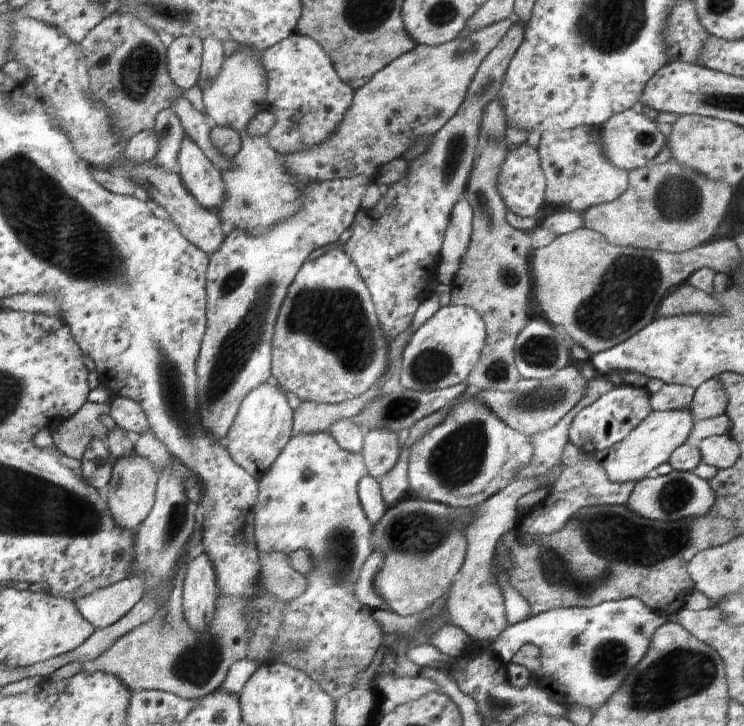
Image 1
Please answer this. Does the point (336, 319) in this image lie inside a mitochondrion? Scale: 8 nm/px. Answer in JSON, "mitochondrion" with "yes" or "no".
{"mitochondrion":"yes"}

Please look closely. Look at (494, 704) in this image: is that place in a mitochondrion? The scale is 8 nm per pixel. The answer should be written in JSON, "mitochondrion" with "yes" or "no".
{"mitochondrion":"yes"}

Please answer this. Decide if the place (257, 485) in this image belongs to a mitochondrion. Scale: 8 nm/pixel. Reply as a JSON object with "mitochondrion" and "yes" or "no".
{"mitochondrion":"no"}

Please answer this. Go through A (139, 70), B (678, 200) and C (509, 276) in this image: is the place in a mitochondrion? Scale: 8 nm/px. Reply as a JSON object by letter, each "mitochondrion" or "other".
{"A":"mitochondrion","B":"mitochondrion","C":"mitochondrion"}

